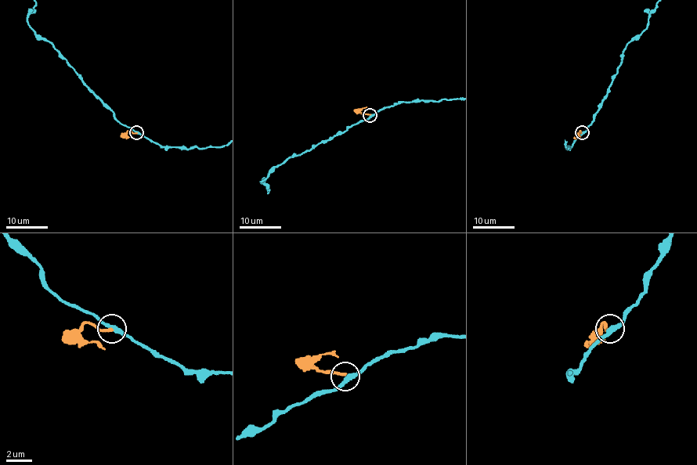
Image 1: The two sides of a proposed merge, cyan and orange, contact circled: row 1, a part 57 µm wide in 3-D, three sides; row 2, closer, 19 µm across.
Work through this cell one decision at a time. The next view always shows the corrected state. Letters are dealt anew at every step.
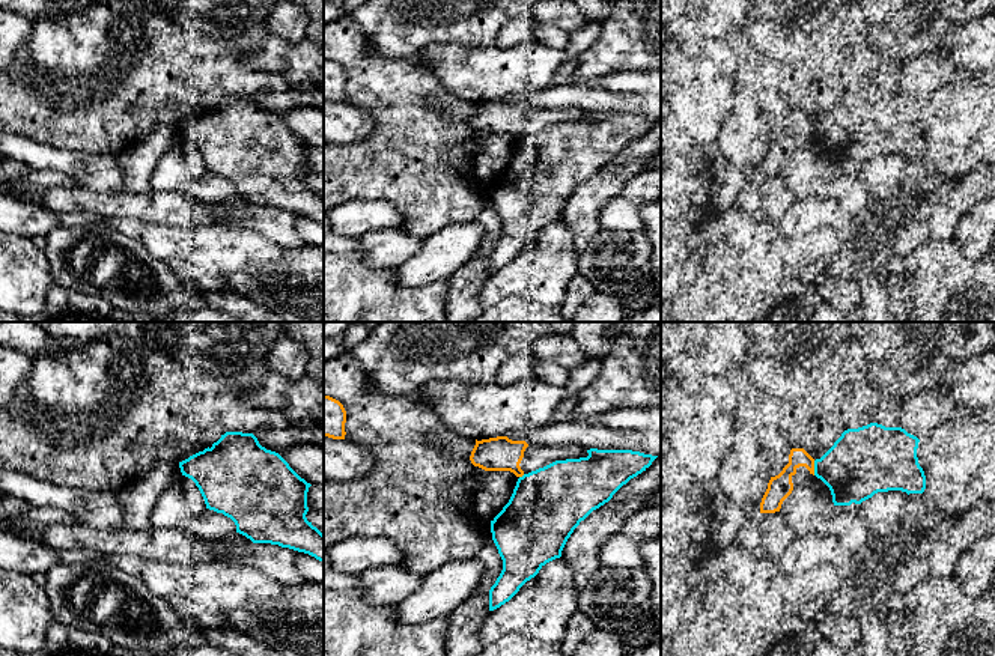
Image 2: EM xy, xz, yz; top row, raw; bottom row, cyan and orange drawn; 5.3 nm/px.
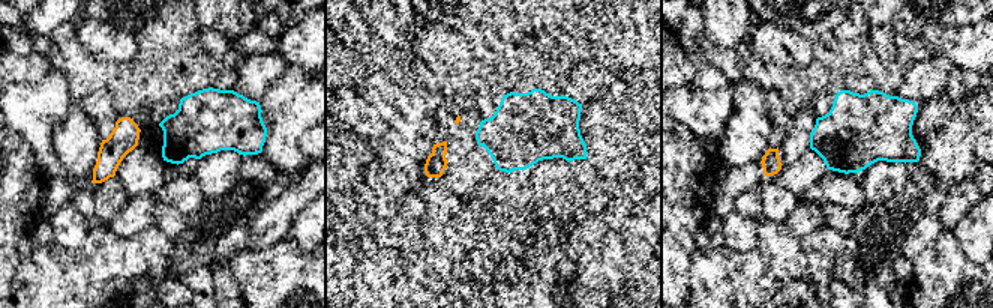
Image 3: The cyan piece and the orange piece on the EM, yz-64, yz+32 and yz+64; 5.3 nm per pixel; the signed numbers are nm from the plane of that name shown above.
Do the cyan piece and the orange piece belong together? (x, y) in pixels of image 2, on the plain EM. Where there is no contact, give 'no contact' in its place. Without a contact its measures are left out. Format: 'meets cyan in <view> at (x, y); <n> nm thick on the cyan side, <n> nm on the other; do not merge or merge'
meets cyan in yz at (815, 131); 360 nm thick on the cyan side, 130 nm on the other; do not merge

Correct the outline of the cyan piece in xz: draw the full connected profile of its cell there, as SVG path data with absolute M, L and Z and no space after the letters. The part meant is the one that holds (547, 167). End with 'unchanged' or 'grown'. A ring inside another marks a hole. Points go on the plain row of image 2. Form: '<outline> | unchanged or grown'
M632 113L587 116L519 140L509 166L491 184L503 233L489 253L489 274L509 265L546 226L560 221L580 185L658 120Z | unchanged

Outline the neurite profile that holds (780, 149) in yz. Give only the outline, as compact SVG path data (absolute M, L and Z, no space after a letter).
M792 111L789 126L771 140L760 166L760 176L780 175L783 164L796 149L807 146L814 138L814 122L804 111Z

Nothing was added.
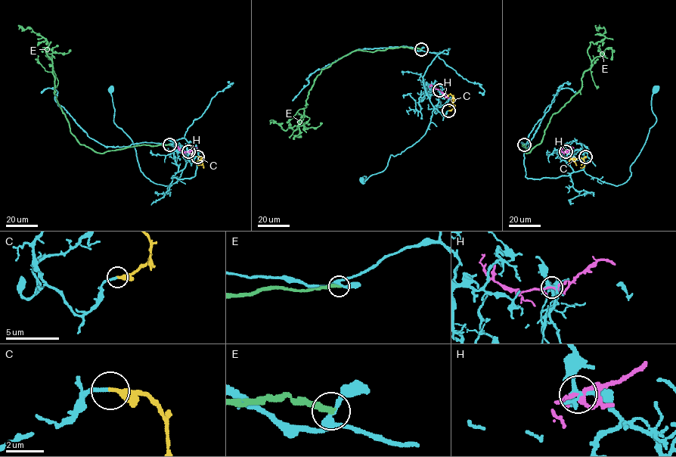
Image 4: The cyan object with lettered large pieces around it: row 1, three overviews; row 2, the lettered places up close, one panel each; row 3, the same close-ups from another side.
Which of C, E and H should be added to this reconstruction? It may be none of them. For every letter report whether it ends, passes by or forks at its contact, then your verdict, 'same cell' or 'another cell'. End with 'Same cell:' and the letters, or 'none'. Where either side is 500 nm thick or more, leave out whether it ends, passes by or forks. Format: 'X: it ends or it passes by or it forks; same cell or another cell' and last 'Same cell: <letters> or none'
C: it ends; same cell
E: it ends; another cell
H: it forks; another cell
Same cell: C

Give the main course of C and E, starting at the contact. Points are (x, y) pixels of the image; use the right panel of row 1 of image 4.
C: (585, 156), (569, 160), (572, 163)
E: (525, 144), (526, 153), (538, 144), (552, 116), (581, 88), (591, 65), (590, 43), (605, 37), (596, 26)

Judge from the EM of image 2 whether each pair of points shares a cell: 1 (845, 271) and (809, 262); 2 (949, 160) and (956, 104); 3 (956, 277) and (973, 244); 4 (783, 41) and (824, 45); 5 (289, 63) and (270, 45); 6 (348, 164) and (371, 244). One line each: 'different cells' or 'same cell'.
1: different cells
2: same cell
3: different cells
4: different cells
5: same cell
6: different cells

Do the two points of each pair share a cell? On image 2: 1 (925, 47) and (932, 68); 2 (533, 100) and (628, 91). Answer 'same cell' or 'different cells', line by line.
1: different cells
2: same cell

